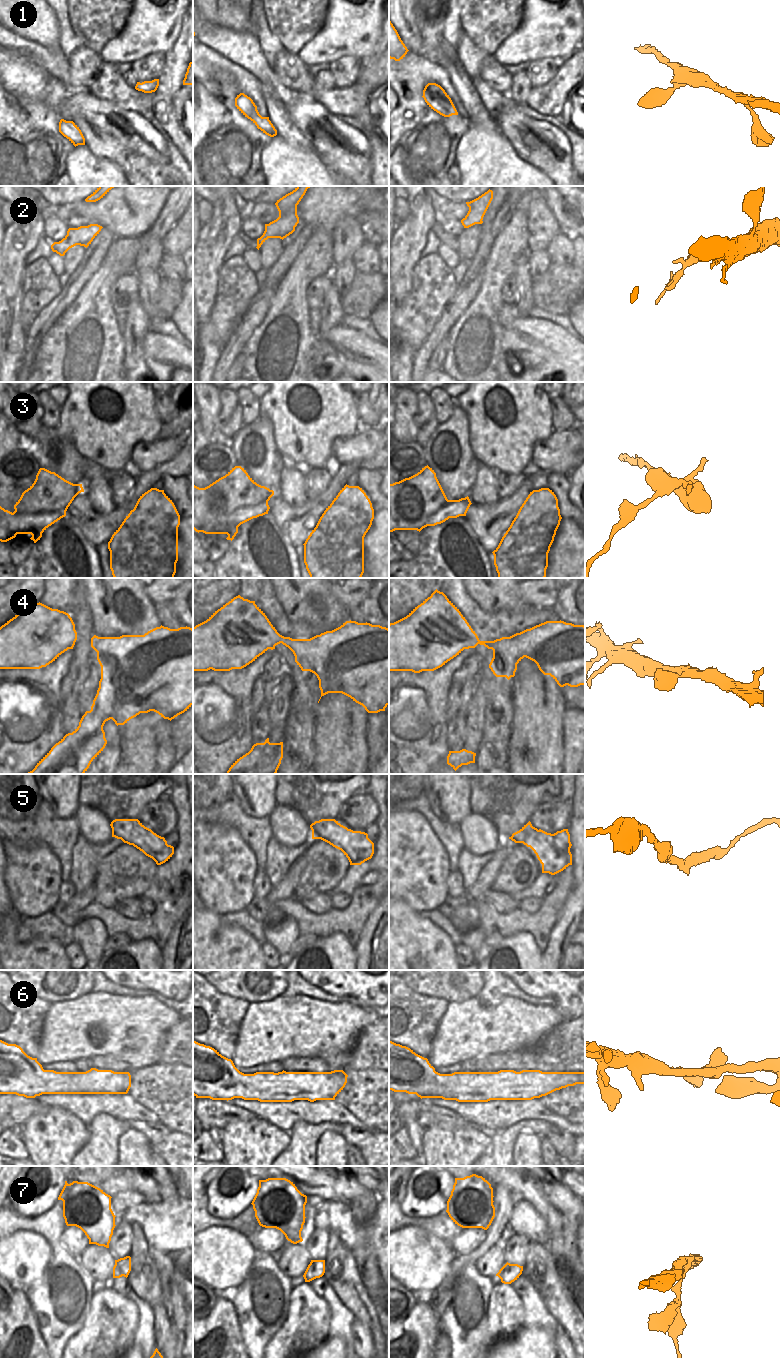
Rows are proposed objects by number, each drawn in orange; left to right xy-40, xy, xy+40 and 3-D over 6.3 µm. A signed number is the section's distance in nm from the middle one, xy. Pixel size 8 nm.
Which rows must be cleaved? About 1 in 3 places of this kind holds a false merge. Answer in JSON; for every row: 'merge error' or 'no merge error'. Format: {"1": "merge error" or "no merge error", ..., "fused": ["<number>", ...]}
{"1": "no merge error", "2": "merge error", "3": "merge error", "4": "no merge error", "5": "merge error", "6": "no merge error", "7": "no merge error", "fused": ["2", "3", "5"]}

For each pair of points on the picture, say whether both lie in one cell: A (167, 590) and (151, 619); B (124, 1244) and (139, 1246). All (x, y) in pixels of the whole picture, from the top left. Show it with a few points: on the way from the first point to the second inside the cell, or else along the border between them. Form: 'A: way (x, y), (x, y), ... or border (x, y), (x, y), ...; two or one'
A: border (144, 588), (148, 598), (153, 603); two
B: border (131, 1224), (131, 1252), (128, 1255); two

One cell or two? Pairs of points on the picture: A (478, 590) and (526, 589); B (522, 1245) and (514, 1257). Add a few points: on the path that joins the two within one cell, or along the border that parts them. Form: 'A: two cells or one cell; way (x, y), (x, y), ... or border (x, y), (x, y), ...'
A: two cells; border (518, 588), (520, 597), (527, 604)
B: one cell; way (519, 1248), (514, 1254)

